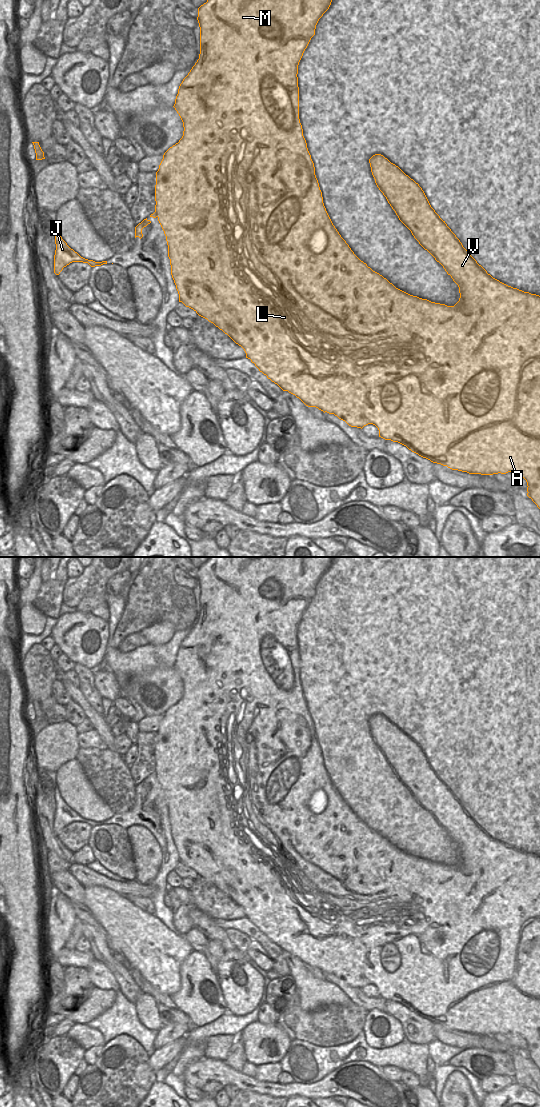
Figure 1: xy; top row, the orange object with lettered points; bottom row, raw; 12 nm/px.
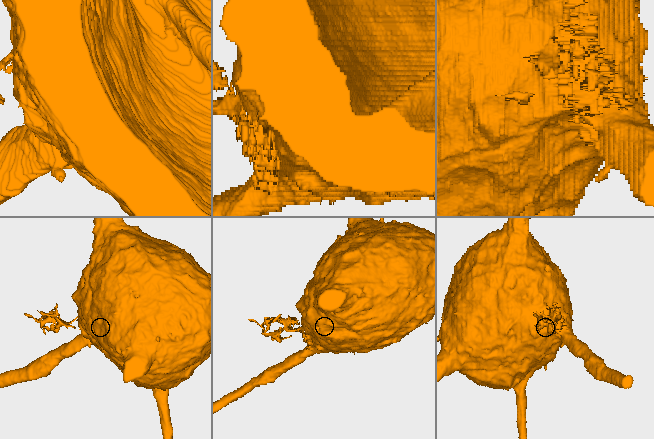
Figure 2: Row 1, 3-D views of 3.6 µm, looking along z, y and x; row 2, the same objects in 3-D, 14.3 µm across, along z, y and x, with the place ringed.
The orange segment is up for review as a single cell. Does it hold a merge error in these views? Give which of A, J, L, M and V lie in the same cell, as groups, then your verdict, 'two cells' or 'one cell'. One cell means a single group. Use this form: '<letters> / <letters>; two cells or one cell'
A L M V / J; two cells

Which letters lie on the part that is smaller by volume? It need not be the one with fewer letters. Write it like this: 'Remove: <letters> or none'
Remove: J

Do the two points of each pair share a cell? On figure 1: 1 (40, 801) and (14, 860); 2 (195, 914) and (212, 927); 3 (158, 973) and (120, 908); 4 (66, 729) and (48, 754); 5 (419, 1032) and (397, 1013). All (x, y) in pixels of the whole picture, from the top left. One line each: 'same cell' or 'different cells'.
1: different cells
2: same cell
3: same cell
4: same cell
5: same cell

